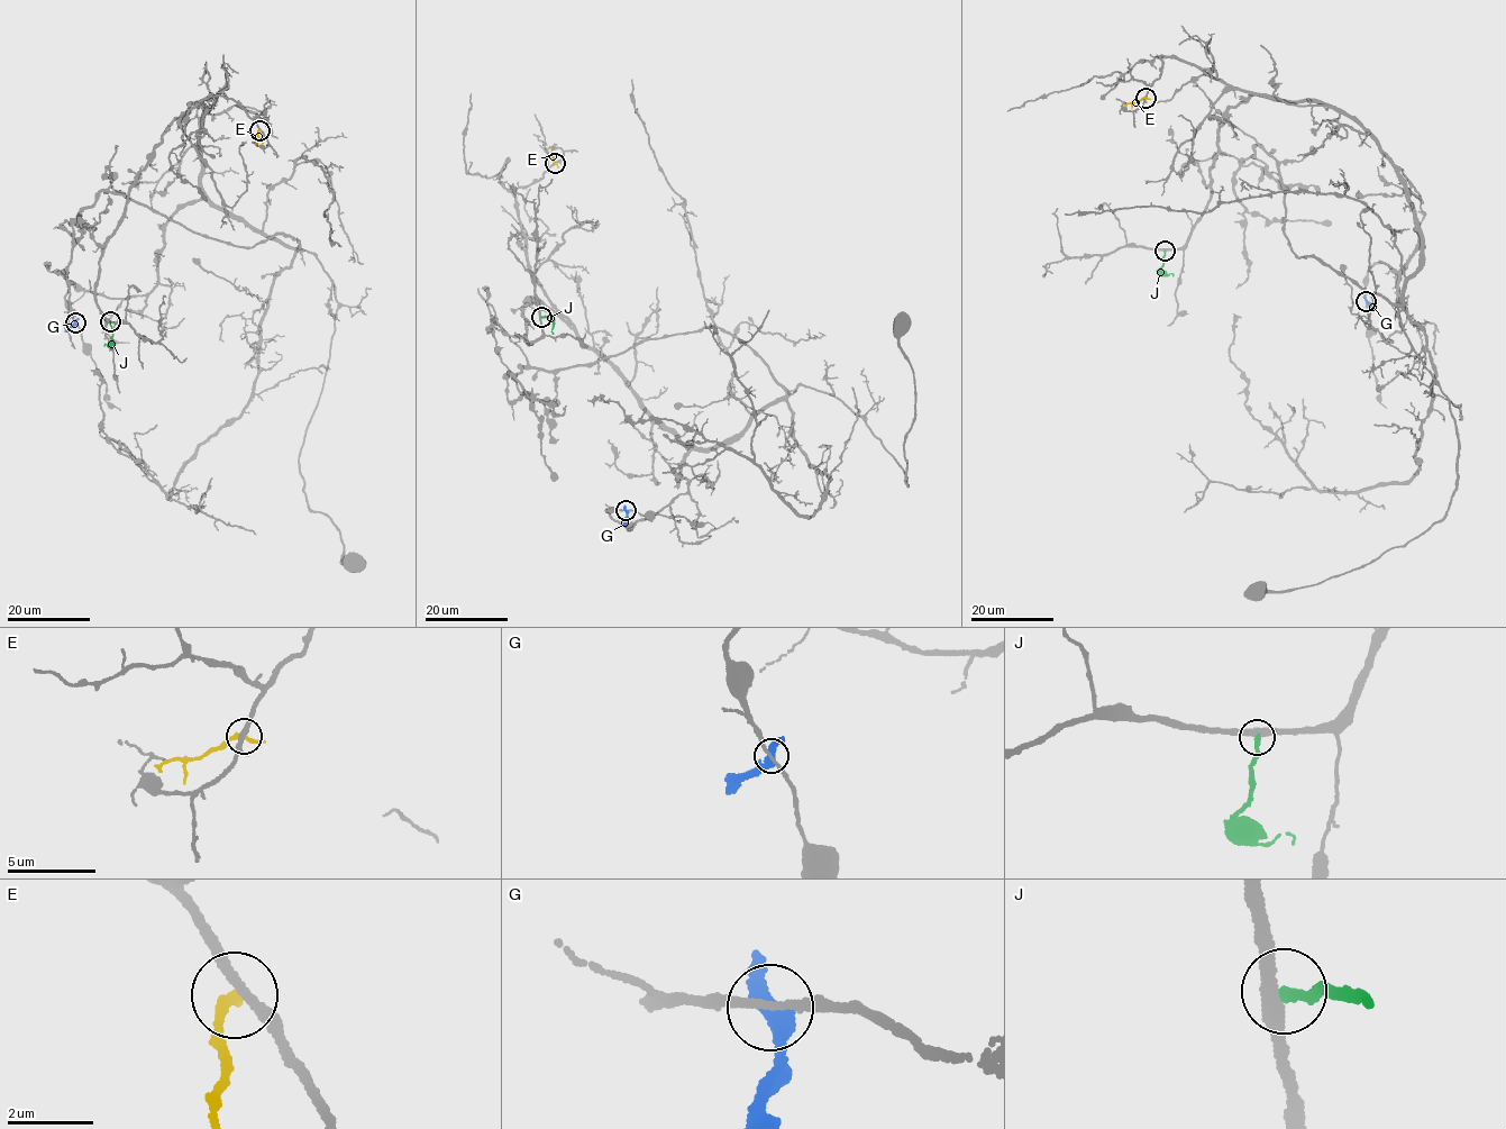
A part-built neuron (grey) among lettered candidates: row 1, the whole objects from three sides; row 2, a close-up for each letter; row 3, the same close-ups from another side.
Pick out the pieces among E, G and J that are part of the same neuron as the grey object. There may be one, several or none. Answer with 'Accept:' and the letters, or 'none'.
Accept: none

